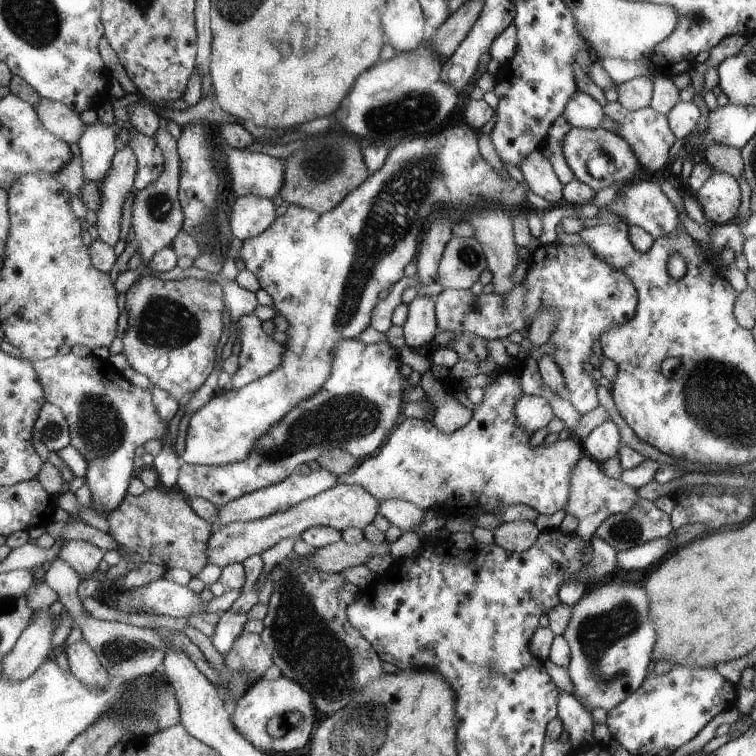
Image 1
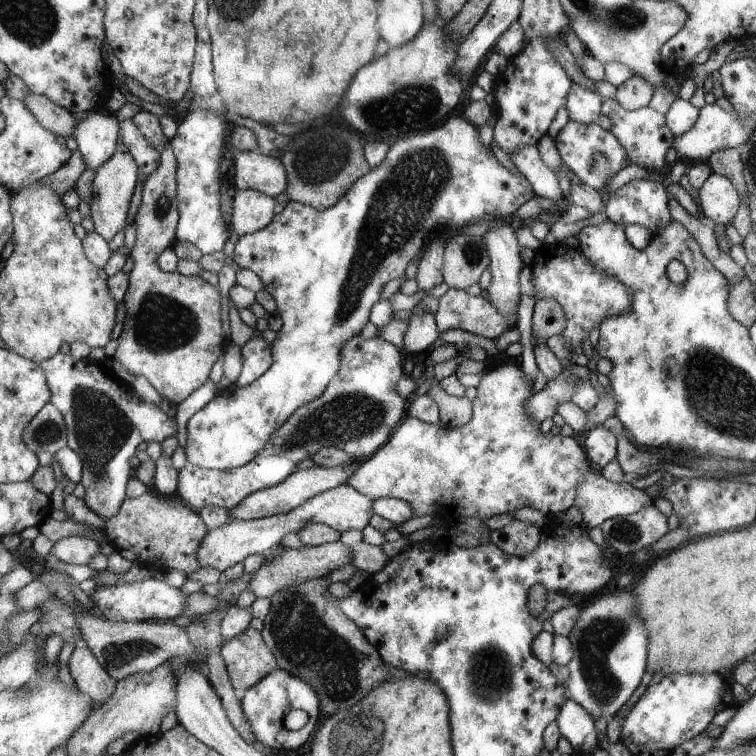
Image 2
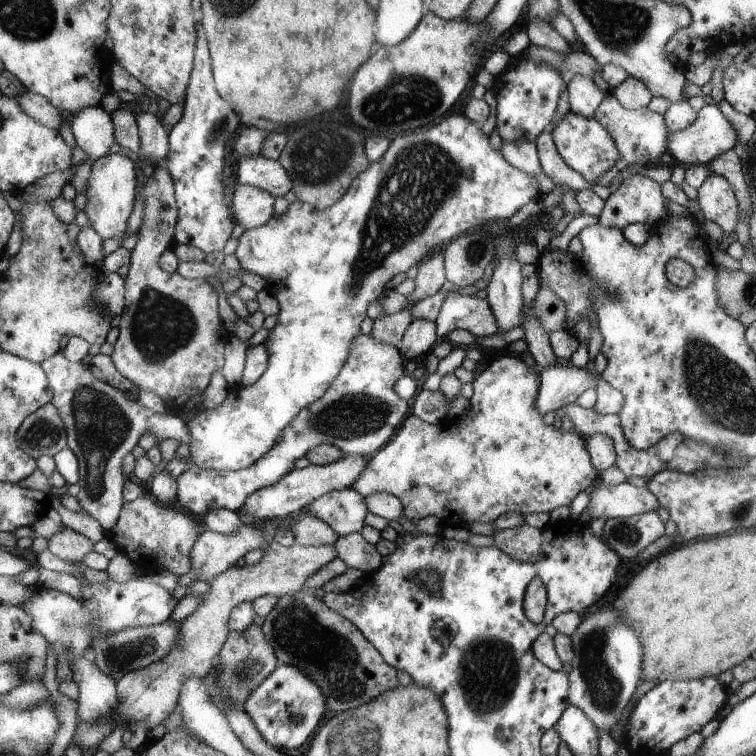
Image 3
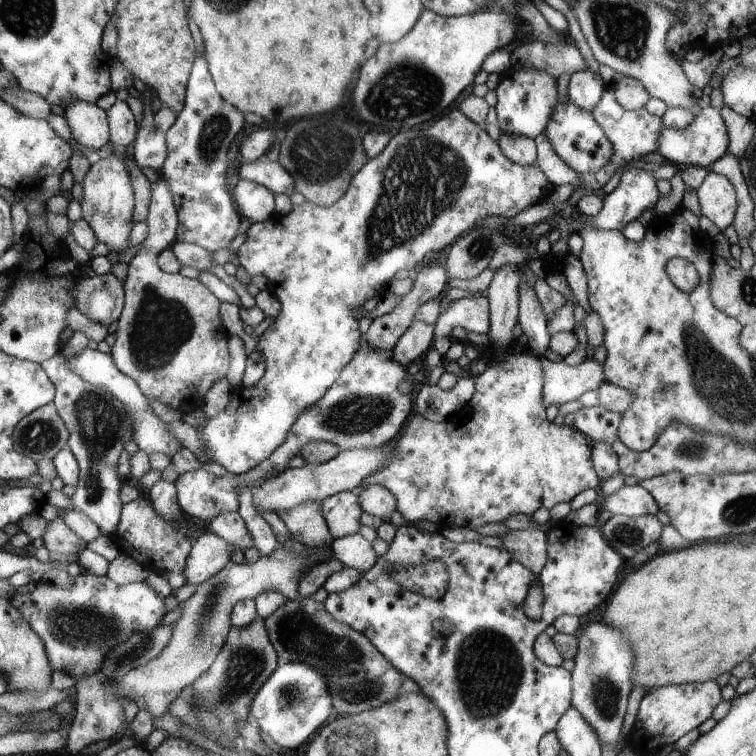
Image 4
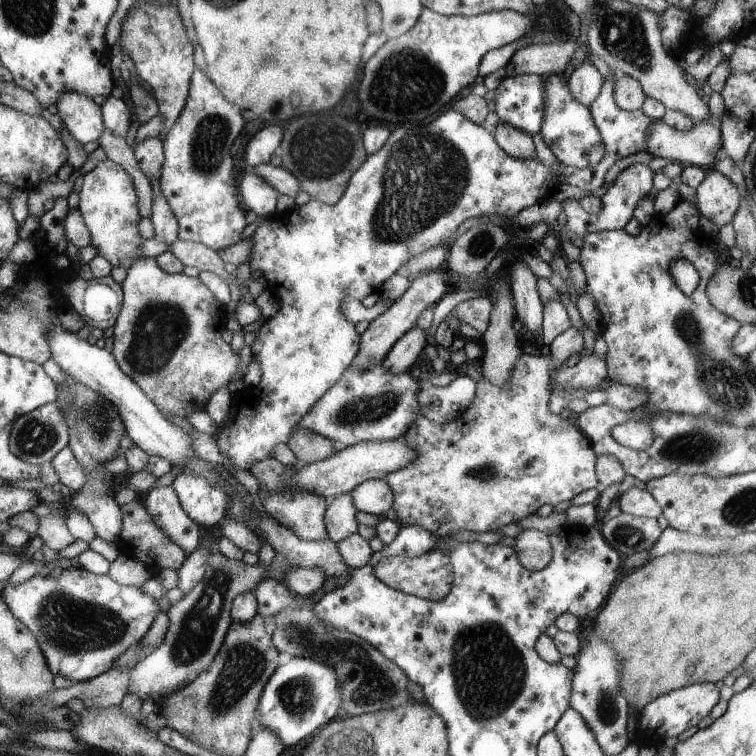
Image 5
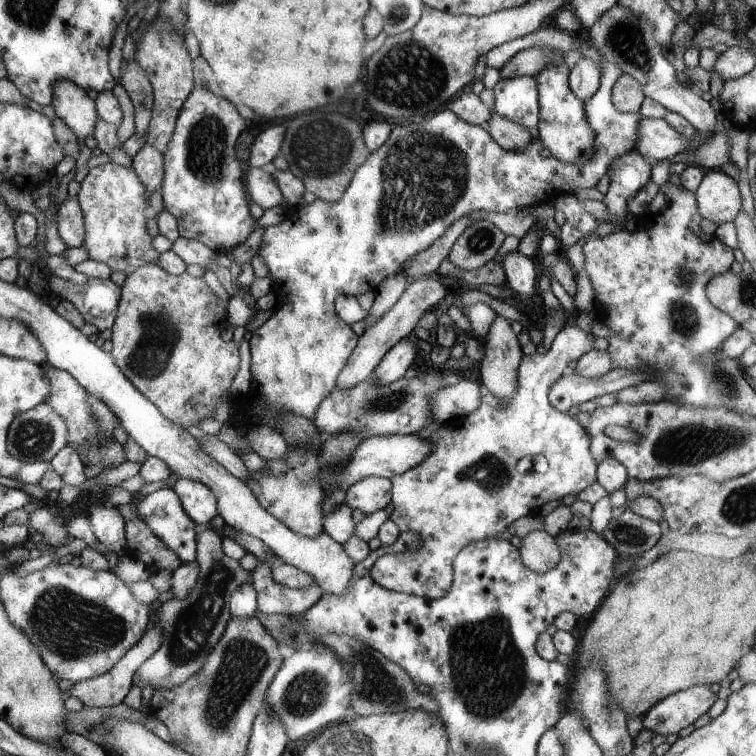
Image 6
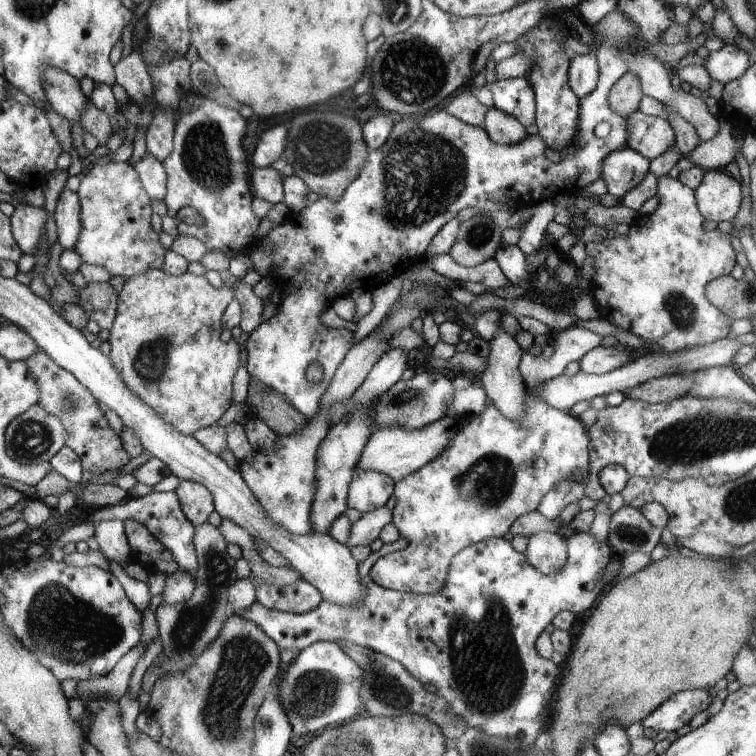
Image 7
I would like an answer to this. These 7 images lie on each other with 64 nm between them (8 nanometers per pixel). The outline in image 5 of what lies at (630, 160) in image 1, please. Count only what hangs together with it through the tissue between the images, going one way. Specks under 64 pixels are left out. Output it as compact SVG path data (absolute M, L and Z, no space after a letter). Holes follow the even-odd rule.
M552 74L543 76L546 87L546 108L544 108L544 122L540 128L542 140L548 144L556 160L563 166L574 168L594 168L606 154L603 137L599 127L592 120L591 110L576 100L569 88L566 88L566 76L564 74Z

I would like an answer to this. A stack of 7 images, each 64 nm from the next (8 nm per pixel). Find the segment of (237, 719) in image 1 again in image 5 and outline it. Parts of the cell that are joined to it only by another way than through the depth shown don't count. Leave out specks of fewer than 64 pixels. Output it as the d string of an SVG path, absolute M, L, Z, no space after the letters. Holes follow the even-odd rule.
M292 656L289 662L276 669L264 686L258 722L264 728L270 728L285 746L294 746L338 716L340 692L343 692L340 690L340 676L334 666L308 656Z

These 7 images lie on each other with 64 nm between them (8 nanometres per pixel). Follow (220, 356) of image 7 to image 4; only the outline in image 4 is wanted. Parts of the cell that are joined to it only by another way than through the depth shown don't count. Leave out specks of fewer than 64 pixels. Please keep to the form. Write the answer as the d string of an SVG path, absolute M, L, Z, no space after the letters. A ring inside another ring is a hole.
M161 174L158 182L151 184L150 190L152 193L146 219L148 236L128 263L128 272L123 282L124 306L116 322L116 340L110 353L118 370L136 382L148 399L166 404L183 414L194 408L194 400L202 400L202 396L218 378L222 379L222 376L228 374L228 332L222 328L222 320L218 314L220 302L208 287L198 279L168 273L159 265L160 252L178 240L179 219L175 197Z

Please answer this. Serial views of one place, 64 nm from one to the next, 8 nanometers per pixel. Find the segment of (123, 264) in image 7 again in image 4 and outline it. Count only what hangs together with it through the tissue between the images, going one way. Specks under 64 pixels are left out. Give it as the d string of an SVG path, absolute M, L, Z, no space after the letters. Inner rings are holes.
M111 154L90 165L89 171L82 184L82 208L83 219L92 228L94 238L100 243L106 244L109 258L113 254L122 253L130 248L128 236L132 230L132 214L134 213L134 191L132 191L132 178L126 168L126 162L118 156Z

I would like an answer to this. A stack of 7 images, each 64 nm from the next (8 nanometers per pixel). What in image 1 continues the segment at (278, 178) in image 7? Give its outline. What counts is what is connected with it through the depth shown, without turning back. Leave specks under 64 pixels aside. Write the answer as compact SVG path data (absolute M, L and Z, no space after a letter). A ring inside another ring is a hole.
M238 196L230 216L233 236L244 241L262 234L276 220L276 208L272 199L264 196Z

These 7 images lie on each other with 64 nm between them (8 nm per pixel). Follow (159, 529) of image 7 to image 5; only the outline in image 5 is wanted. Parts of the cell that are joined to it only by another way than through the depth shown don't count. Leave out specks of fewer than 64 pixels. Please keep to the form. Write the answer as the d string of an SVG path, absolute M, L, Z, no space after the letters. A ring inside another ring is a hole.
M154 488L148 492L144 504L154 524L164 532L166 538L176 542L190 556L200 545L200 527L182 508L174 488Z

